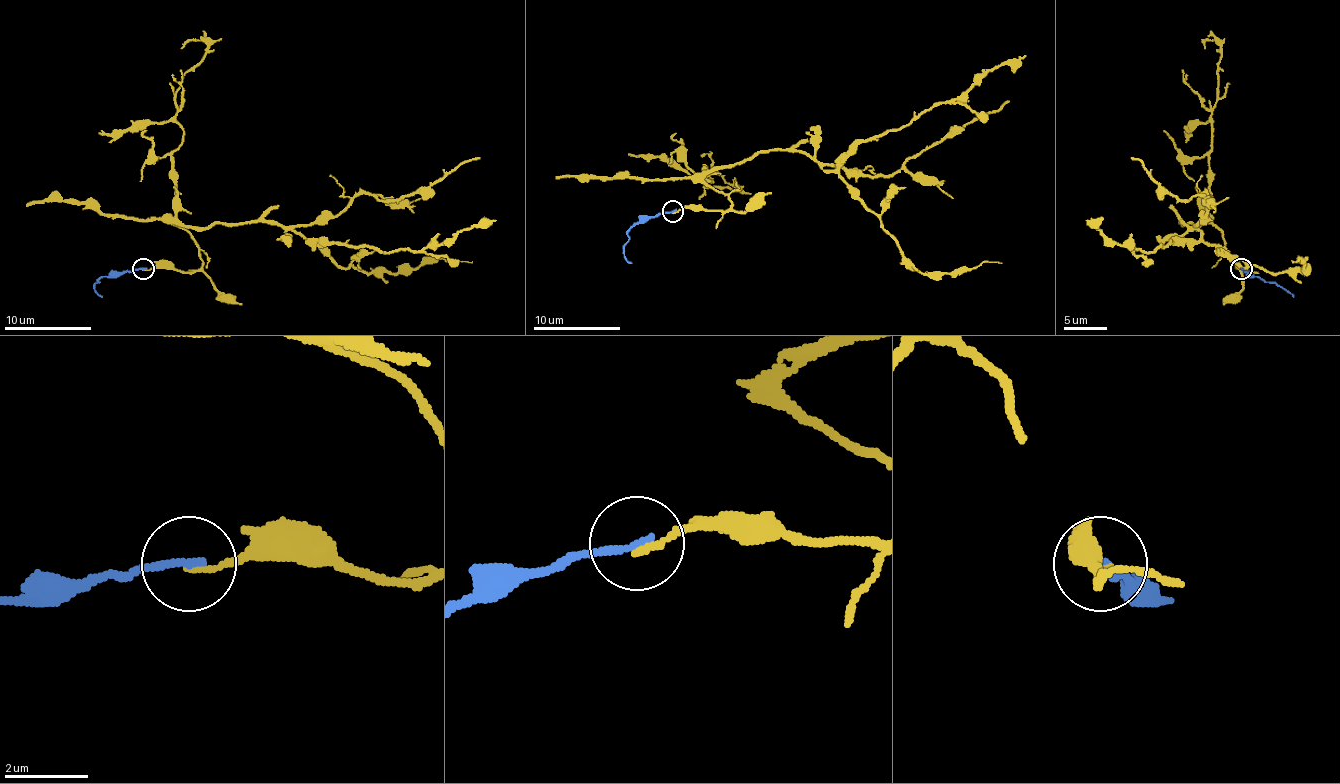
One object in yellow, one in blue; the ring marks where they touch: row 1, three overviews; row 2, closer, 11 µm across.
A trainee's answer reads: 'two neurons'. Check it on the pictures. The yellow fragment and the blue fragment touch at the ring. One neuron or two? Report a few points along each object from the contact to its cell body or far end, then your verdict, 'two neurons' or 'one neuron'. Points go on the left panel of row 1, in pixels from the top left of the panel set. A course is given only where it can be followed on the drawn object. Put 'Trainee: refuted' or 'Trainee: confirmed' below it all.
yellow via (144, 269), (202, 265), (198, 243), (174, 222), (271, 222), (306, 239), (382, 252), (449, 243), (496, 219) | blue via (144, 269), (113, 271), (98, 280), (94, 289), (103, 297) | two neurons
Trainee: confirmed

